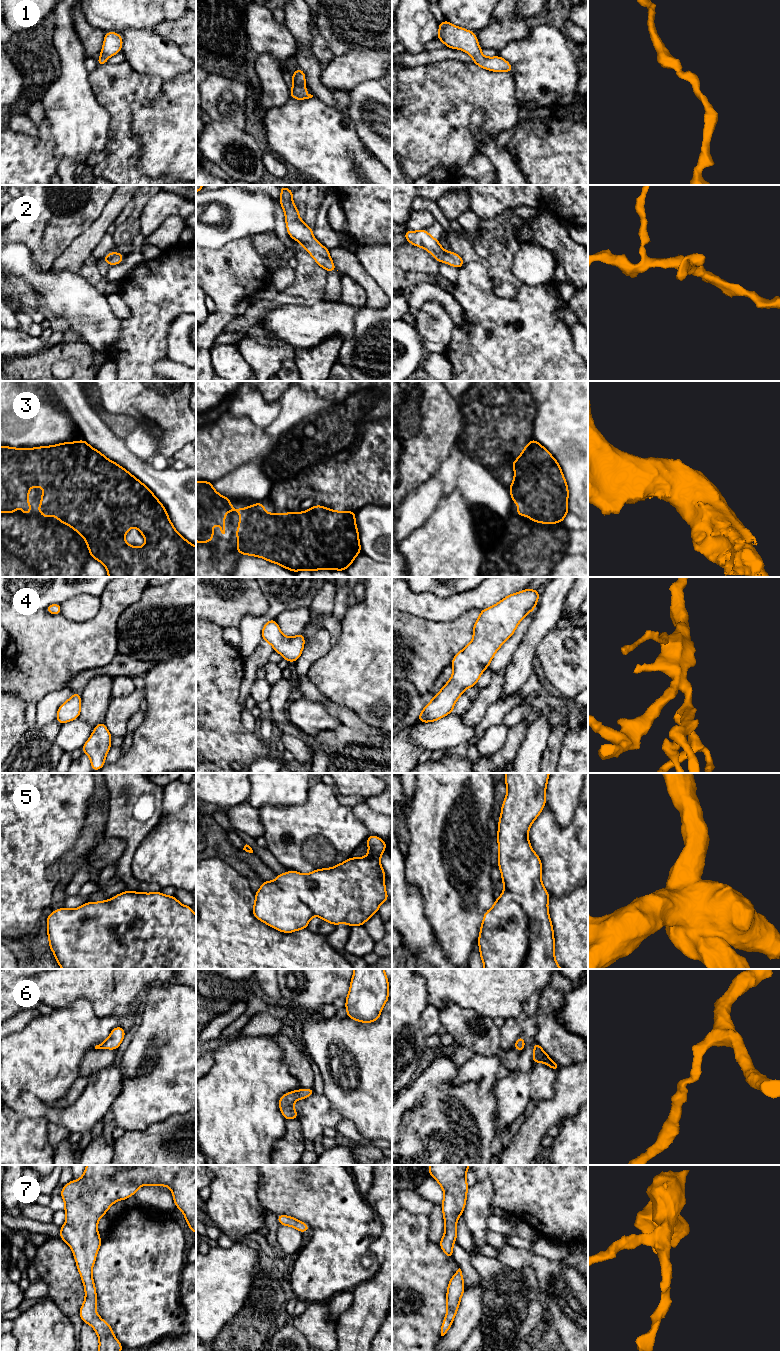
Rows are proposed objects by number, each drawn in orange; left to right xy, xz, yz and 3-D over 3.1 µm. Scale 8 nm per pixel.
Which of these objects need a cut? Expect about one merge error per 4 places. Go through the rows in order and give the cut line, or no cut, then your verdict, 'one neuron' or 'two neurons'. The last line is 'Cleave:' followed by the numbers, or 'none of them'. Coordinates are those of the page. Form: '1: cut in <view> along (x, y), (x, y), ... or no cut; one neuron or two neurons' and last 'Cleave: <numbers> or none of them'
1: no cut; one neuron
2: no cut; one neuron
3: no cut; one neuron
4: no cut; one neuron
5: cut in yz along (494, 905), (526, 917), (528, 952), (519, 968); two neurons
6: no cut; one neuron
7: no cut; one neuron
Cleave: 5

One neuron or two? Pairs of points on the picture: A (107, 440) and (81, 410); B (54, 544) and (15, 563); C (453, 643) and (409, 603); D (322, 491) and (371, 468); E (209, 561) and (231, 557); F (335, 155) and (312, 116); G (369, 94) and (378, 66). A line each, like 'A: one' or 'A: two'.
A: one
B: two
C: two
D: one
E: one
F: one
G: two

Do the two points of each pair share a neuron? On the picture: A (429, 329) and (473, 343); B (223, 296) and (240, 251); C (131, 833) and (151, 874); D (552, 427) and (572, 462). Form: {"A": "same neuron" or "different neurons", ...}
{"A": "different neurons", "B": "same neuron", "C": "different neurons", "D": "same neuron"}

